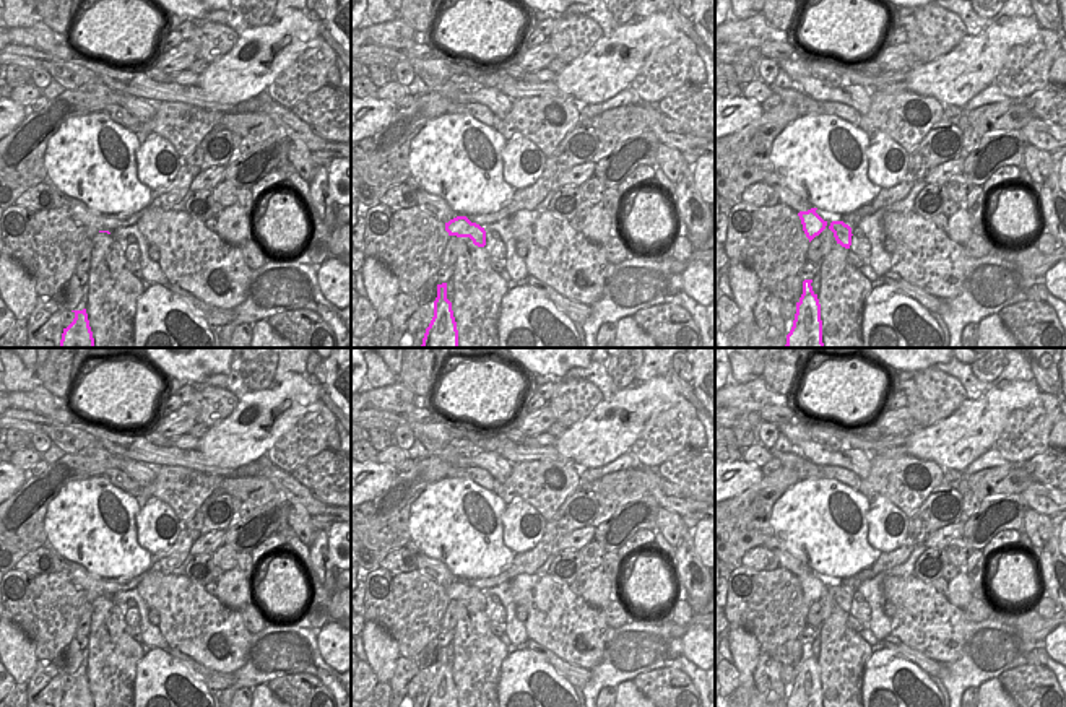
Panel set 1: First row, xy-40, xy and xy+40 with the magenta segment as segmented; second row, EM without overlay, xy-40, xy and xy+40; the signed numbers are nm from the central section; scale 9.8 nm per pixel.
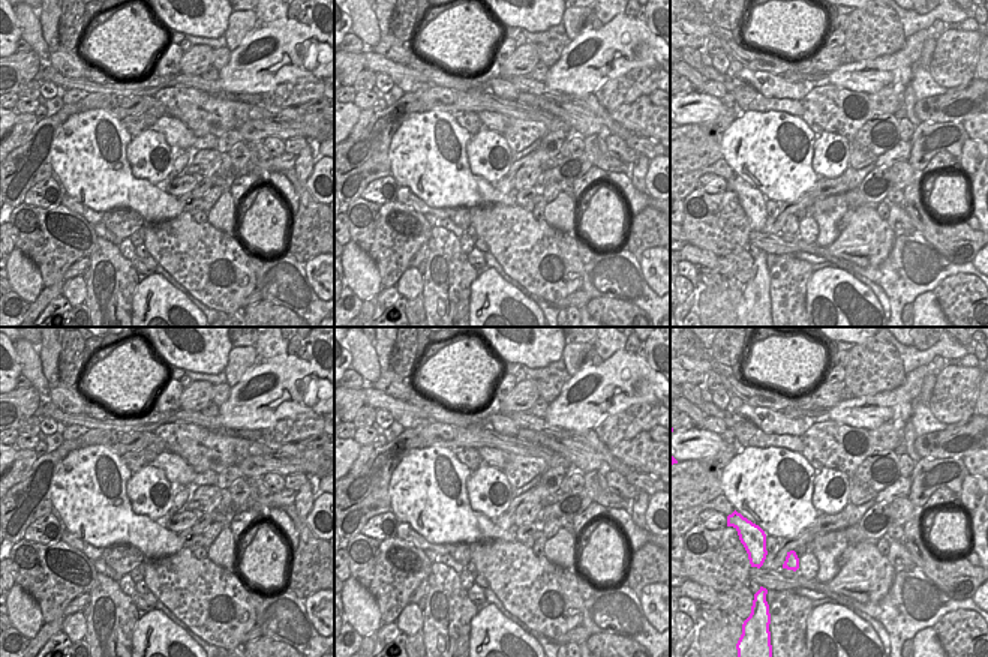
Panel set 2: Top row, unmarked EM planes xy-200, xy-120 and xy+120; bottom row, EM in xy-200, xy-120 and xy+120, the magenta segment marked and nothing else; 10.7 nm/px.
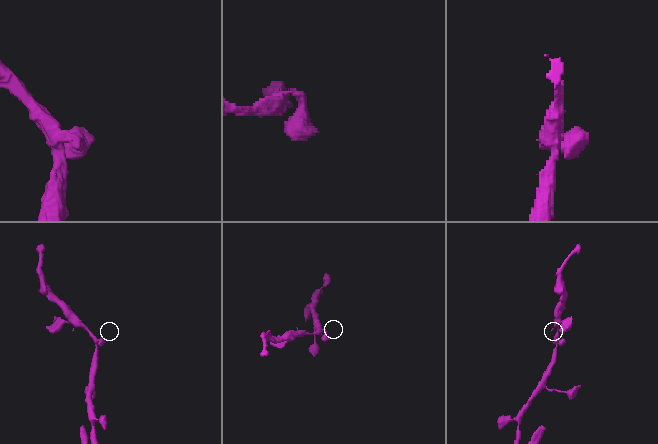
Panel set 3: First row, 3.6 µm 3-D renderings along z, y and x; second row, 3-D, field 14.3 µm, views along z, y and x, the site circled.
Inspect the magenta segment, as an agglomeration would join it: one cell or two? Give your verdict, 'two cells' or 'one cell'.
one cell

